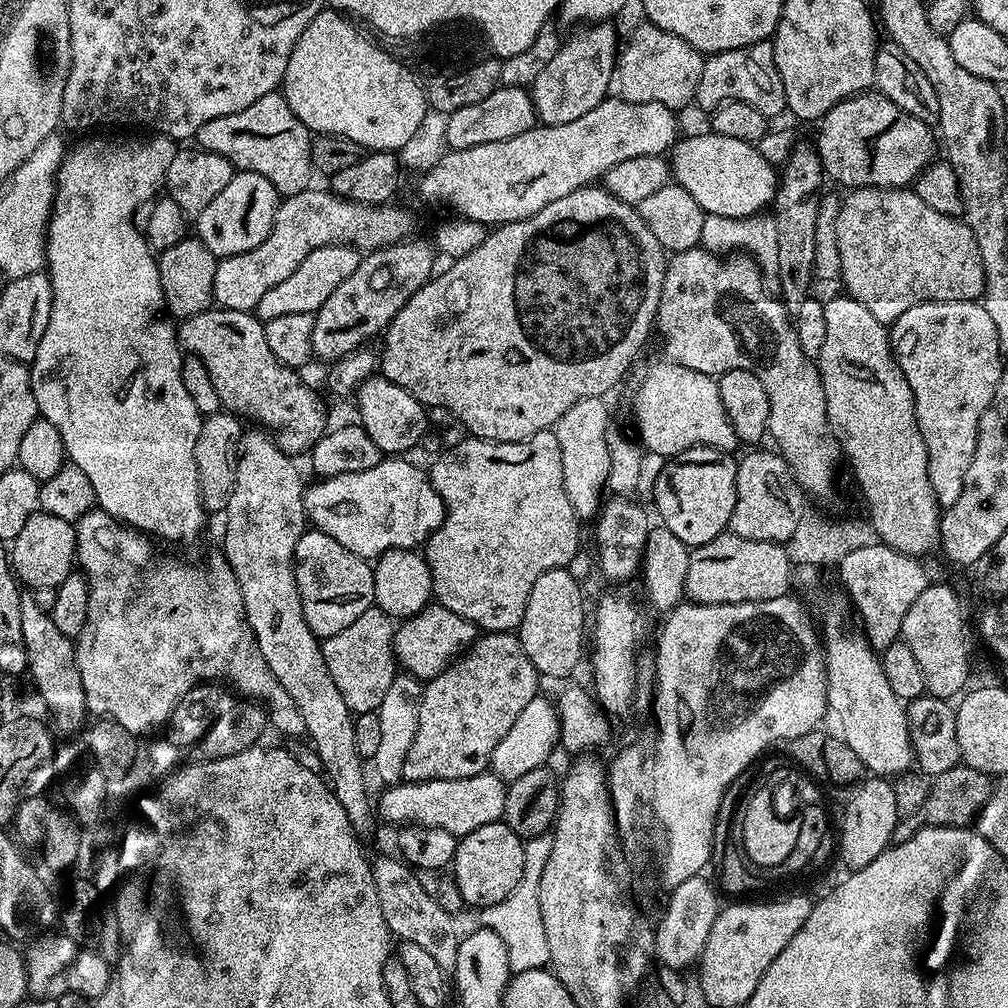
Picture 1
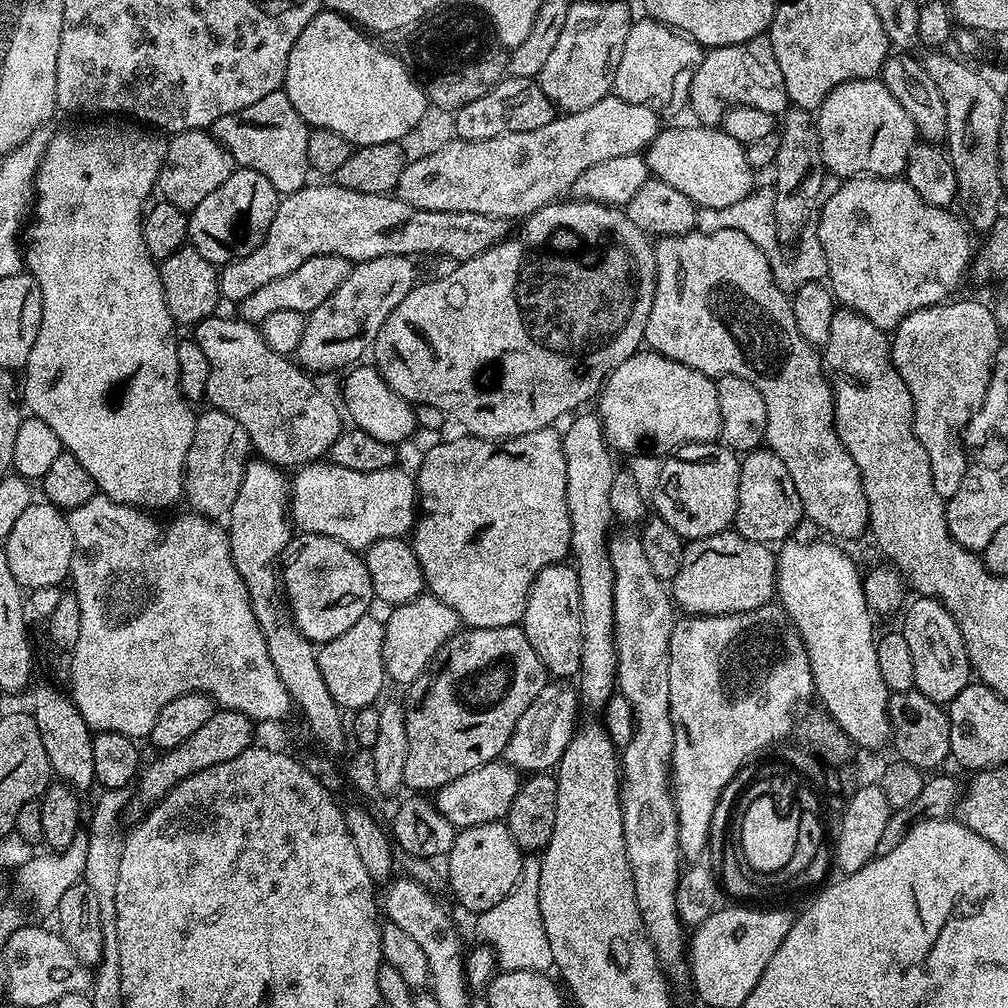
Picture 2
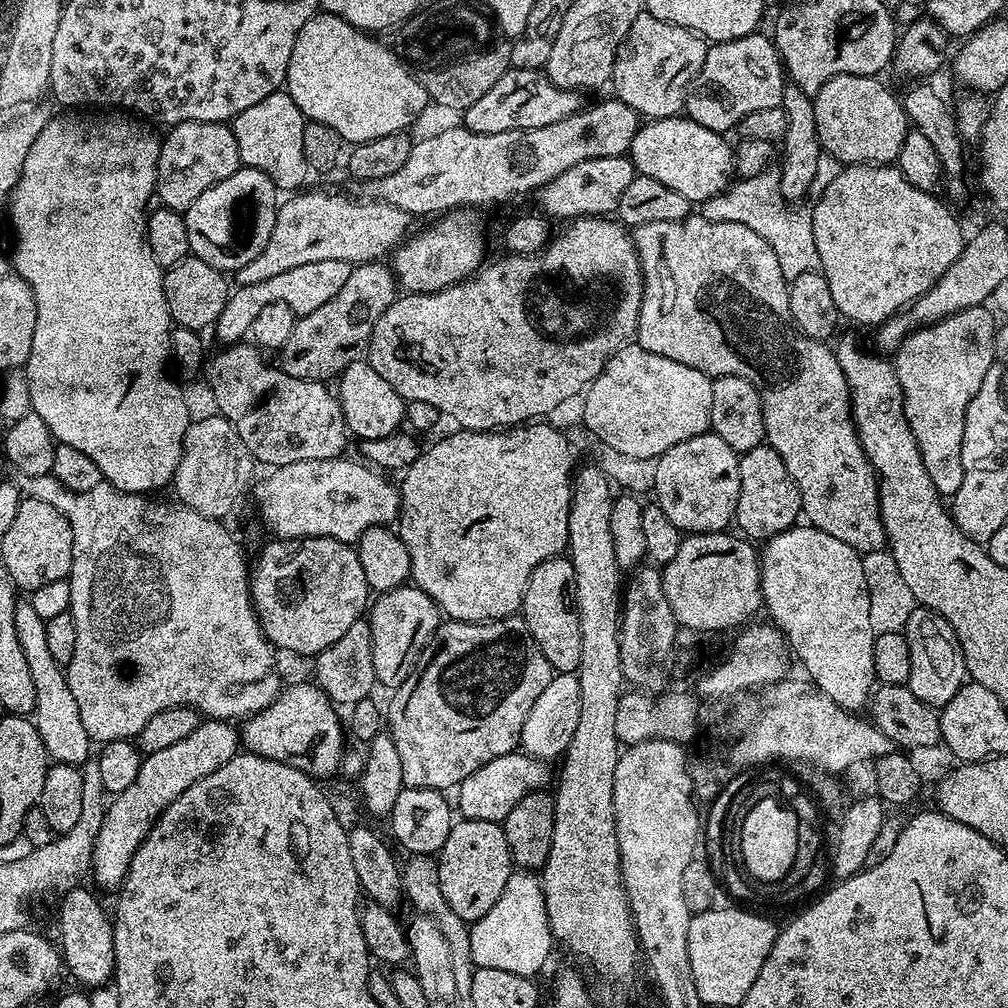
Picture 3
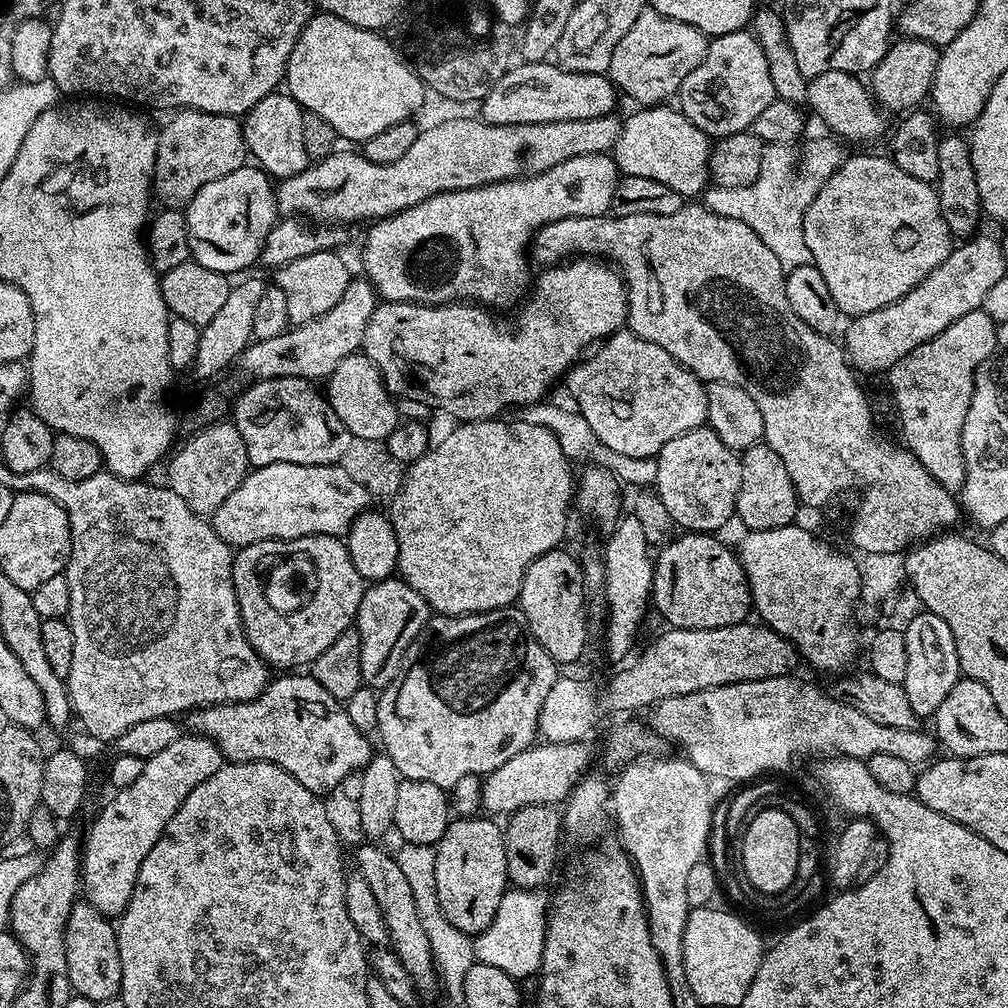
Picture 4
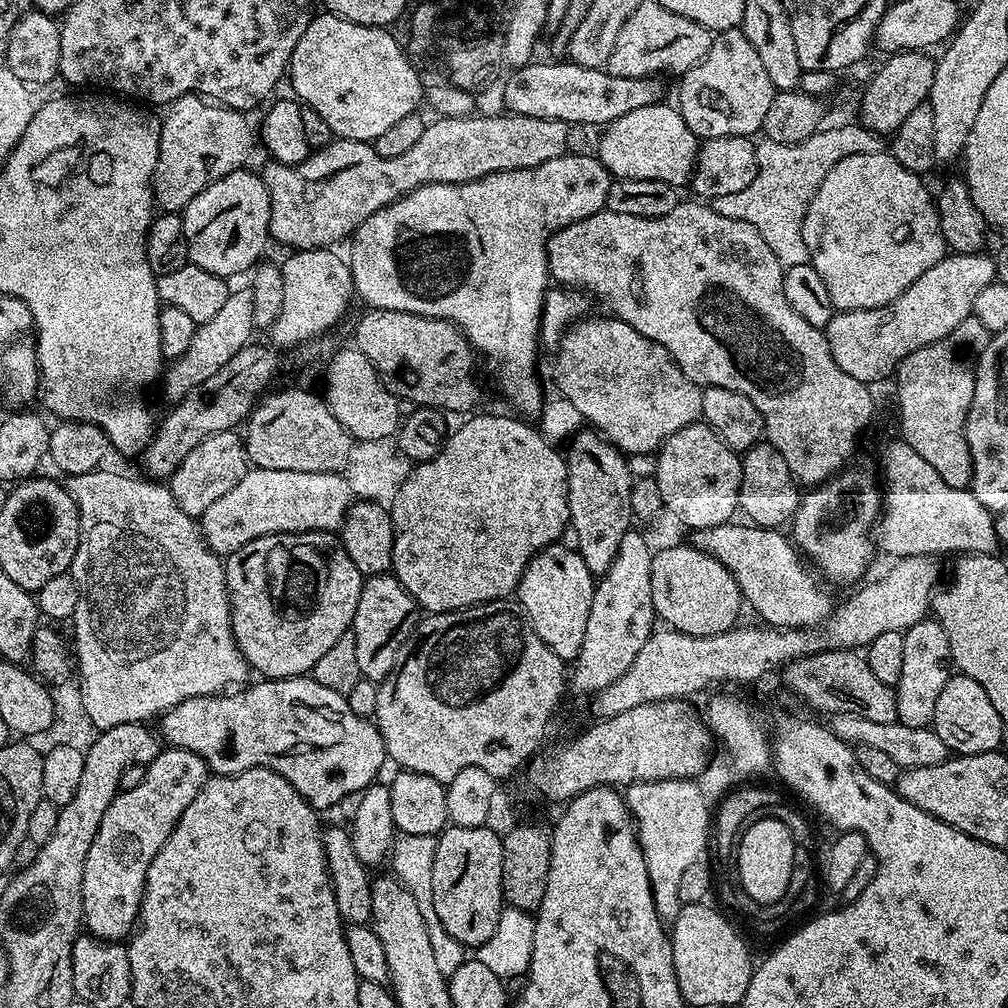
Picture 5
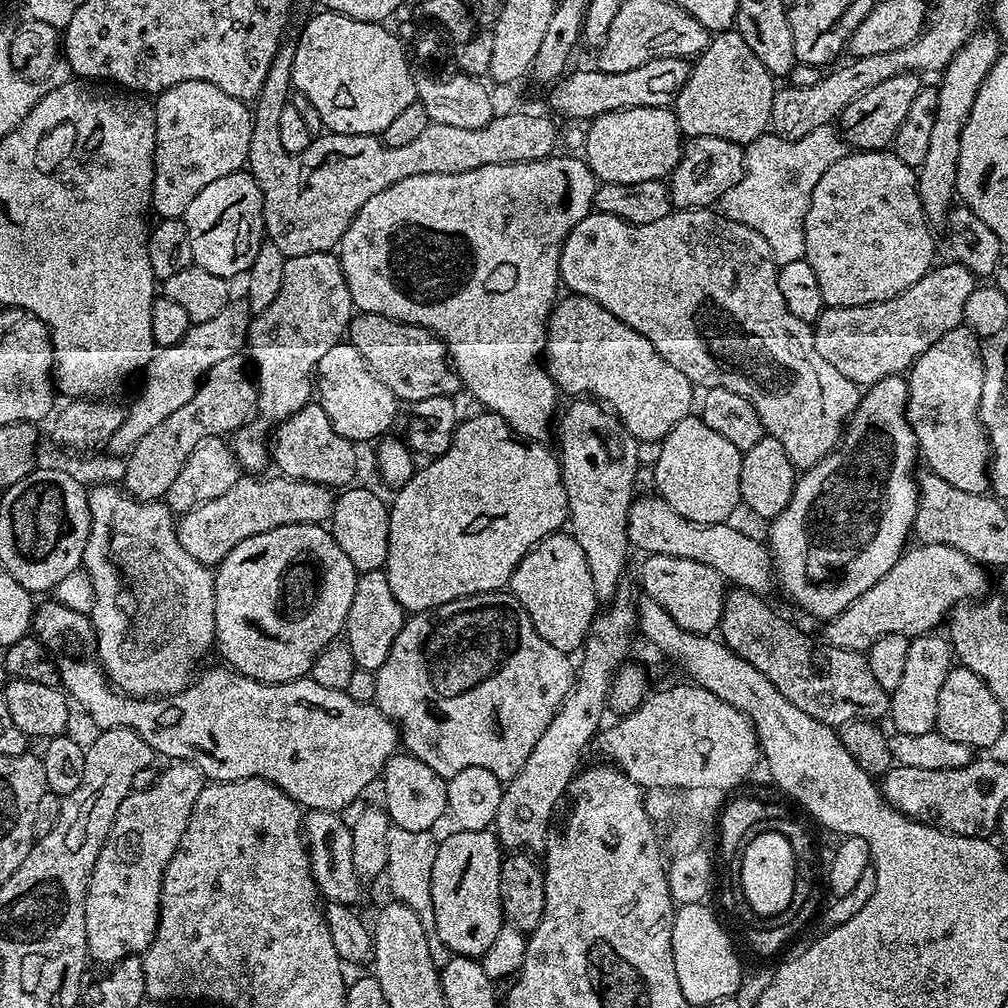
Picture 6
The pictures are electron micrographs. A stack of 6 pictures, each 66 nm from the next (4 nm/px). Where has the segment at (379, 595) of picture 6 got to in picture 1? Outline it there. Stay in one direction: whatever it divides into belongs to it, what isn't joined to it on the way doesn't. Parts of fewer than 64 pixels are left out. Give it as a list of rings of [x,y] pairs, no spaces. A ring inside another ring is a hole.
[[[433,603],[418,614],[408,617],[397,627],[394,638],[396,663],[409,676],[416,677],[420,682],[427,682],[434,679],[443,668],[447,668],[461,655],[462,650],[471,648],[477,639],[476,625],[454,614],[454,610],[446,610],[440,604]]]

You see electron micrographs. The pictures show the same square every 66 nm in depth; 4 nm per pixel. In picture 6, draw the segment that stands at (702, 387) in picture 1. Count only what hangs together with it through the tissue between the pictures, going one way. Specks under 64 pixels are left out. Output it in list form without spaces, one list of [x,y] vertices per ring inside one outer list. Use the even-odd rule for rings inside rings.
[[[568,294],[557,299],[548,316],[548,340],[544,344],[543,363],[550,378],[561,393],[569,392],[572,398],[591,398],[600,401],[616,413],[624,428],[638,442],[645,440],[663,440],[670,429],[682,422],[693,411],[692,392],[694,385],[677,370],[670,366],[652,343],[642,334],[638,334],[626,322],[622,322],[610,310],[598,306],[588,296]]]

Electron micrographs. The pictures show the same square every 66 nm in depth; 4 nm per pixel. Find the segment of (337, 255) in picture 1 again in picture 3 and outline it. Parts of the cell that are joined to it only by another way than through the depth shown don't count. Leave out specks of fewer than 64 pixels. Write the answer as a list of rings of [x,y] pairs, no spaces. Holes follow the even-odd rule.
[[[306,262],[304,266],[286,270],[277,277],[233,287],[228,293],[228,301],[222,314],[218,314],[214,333],[216,332],[217,338],[221,340],[219,343],[224,346],[243,341],[251,333],[254,318],[258,318],[258,314],[266,306],[278,301],[290,306],[298,316],[318,310],[318,306],[330,302],[330,298],[334,298],[334,294],[342,290],[342,285],[346,278],[350,278],[351,273],[352,268],[346,262]]]

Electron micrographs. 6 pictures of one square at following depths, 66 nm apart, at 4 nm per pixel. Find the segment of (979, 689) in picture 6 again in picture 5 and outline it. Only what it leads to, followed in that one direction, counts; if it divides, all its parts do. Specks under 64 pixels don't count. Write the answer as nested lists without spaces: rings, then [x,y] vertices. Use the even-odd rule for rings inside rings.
[[[963,674],[949,675],[946,686],[942,686],[942,694],[938,694],[938,702],[934,705],[934,718],[930,725],[933,732],[946,742],[949,753],[961,756],[973,756],[983,752],[995,752],[1004,740],[1006,725],[994,710],[994,702],[982,690],[974,678]]]

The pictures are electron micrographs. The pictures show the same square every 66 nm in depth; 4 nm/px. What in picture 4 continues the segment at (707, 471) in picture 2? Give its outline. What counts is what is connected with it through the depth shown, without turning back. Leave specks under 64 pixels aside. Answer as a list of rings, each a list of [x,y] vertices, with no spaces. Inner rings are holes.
[[[707,426],[703,428],[695,428],[686,434],[682,434],[678,438],[670,438],[670,442],[666,442],[666,446],[662,446],[660,455],[655,457],[658,462],[658,478],[654,485],[654,490],[662,498],[662,506],[666,506],[666,510],[670,510],[670,518],[673,525],[677,529],[687,530],[689,532],[702,532],[705,534],[716,534],[721,530],[720,527],[727,522],[728,519],[733,519],[736,511],[736,499],[738,498],[738,486],[742,482],[742,470],[740,469],[740,456],[737,453],[731,452],[722,442],[722,438],[718,438],[718,434],[714,434],[714,430]]]

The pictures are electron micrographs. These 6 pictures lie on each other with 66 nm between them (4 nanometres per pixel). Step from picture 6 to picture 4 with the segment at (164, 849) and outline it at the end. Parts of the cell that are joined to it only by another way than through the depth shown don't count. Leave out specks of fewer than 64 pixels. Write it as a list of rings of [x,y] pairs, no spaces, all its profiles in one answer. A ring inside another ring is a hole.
[[[182,734],[170,746],[158,750],[144,761],[142,774],[126,789],[115,793],[112,801],[101,810],[82,844],[82,892],[106,918],[118,918],[134,894],[142,858],[150,854],[154,842],[166,830],[170,818],[186,802],[186,794],[194,790],[210,774],[225,764],[214,741],[195,734]]]

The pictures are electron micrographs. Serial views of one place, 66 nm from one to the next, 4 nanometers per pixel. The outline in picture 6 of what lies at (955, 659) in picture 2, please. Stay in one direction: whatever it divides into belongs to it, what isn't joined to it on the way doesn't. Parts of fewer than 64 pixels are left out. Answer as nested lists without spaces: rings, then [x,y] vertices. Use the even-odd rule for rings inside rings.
[[[938,635],[913,636],[909,639],[902,679],[898,681],[898,686],[890,694],[888,701],[888,716],[896,732],[926,734],[936,727],[938,693],[942,691],[942,682],[946,682],[946,674],[954,664],[947,639],[943,635]]]

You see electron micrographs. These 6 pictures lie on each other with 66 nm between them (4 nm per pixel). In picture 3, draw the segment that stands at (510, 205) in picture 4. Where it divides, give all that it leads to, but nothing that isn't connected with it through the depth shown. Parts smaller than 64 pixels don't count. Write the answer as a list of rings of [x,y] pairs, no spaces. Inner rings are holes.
[[[627,155],[590,158],[586,162],[578,162],[570,166],[570,170],[564,170],[558,178],[546,182],[546,186],[538,189],[539,211],[548,218],[561,216],[564,222],[581,216],[607,217],[615,213],[618,198],[622,198],[626,186],[630,186],[636,175],[636,168]],[[453,210],[429,228],[409,235],[408,239],[391,253],[391,271],[405,293],[437,292],[475,276],[485,263],[484,236],[480,233],[477,213],[472,210]]]

